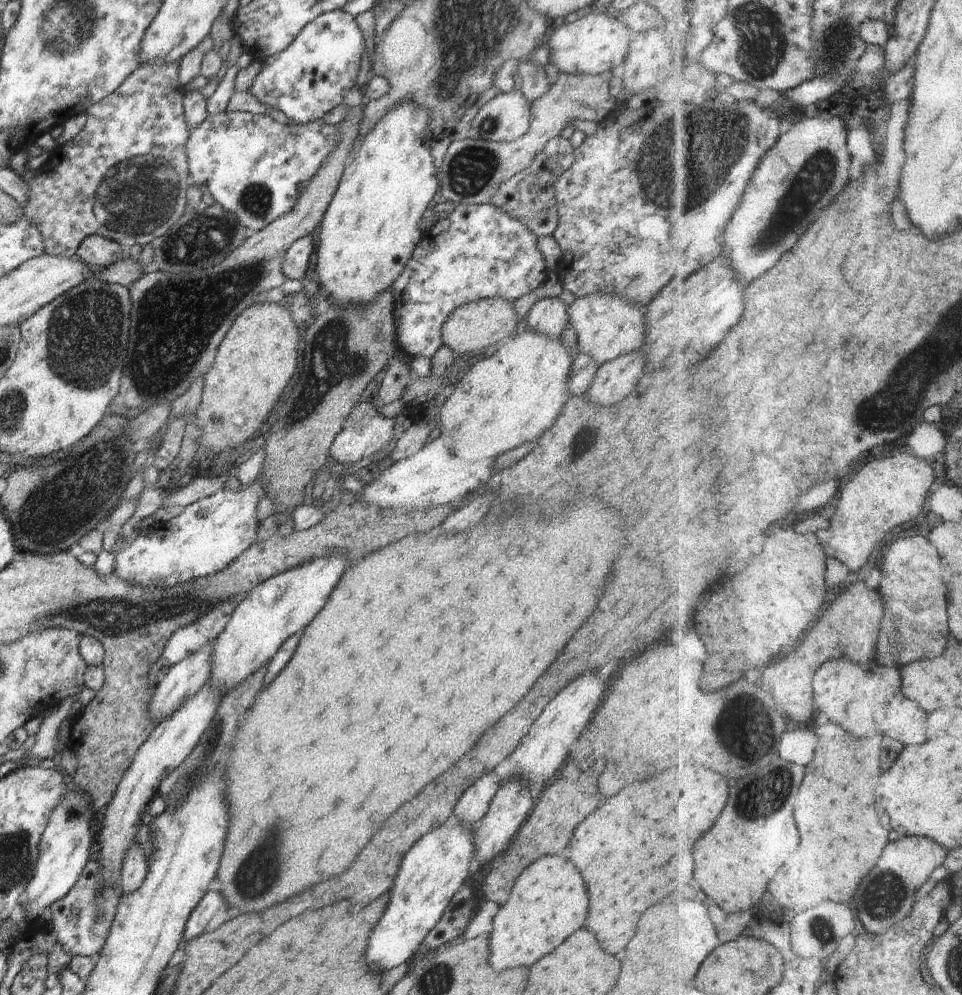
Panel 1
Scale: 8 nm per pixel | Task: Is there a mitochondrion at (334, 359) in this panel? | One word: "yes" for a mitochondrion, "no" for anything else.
yes

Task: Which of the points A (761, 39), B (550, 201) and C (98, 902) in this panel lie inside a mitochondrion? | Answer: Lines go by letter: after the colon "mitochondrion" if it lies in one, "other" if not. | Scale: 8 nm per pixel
A: mitochondrion
B: other
C: mitochondrion

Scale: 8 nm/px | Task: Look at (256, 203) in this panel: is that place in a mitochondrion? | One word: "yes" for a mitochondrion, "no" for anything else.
yes

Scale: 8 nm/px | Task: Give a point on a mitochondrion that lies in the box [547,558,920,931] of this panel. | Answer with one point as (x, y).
(750, 726)

